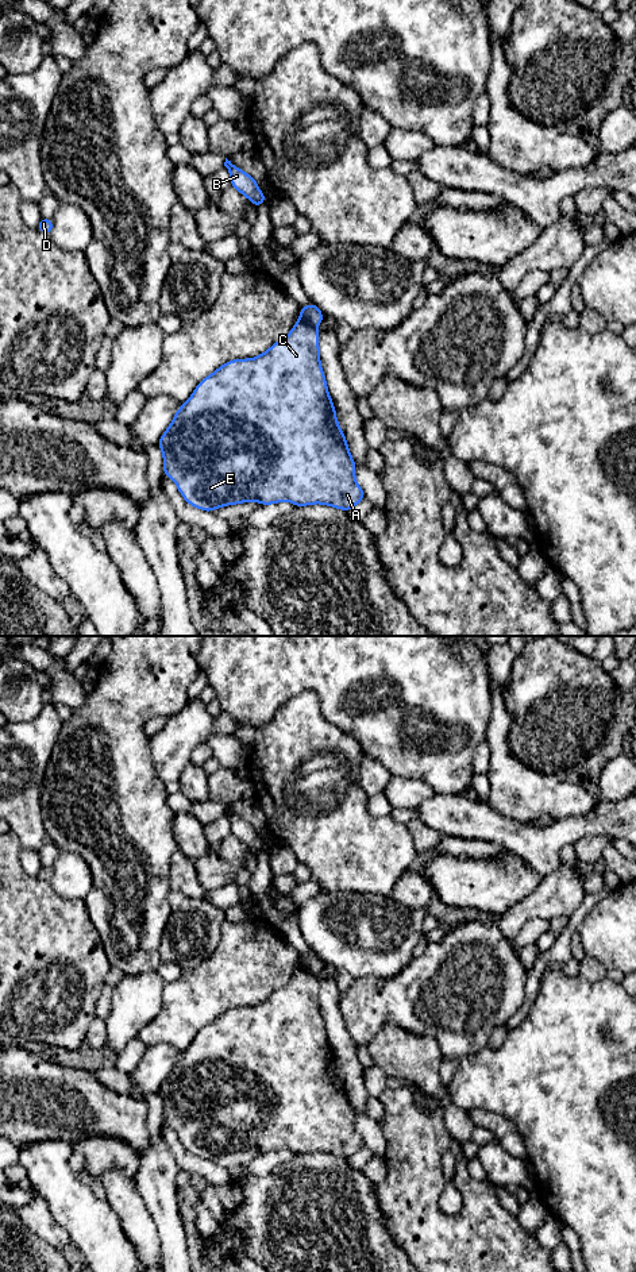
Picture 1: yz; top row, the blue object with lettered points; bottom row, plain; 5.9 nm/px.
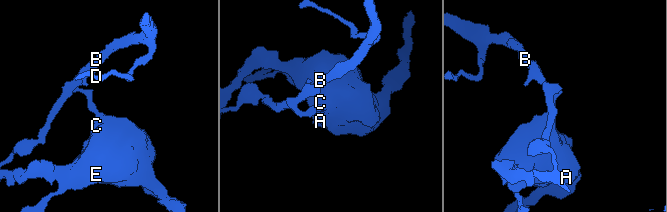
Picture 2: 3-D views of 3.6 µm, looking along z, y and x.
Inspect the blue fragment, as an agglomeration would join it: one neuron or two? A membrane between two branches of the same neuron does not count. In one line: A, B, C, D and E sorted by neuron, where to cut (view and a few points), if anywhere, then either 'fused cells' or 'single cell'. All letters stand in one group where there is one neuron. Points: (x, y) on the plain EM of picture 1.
A C E / B D | yz (300, 966), (313, 975) | fused cells

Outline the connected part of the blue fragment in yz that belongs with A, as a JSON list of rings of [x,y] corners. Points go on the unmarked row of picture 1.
[[[302,967],[259,1005],[230,1009],[204,1026],[157,1094],[163,1101],[163,1122],[176,1130],[188,1152],[201,1159],[248,1149],[290,1149],[296,1155],[324,1152],[347,1160],[365,1146],[320,1014],[319,980]]]

